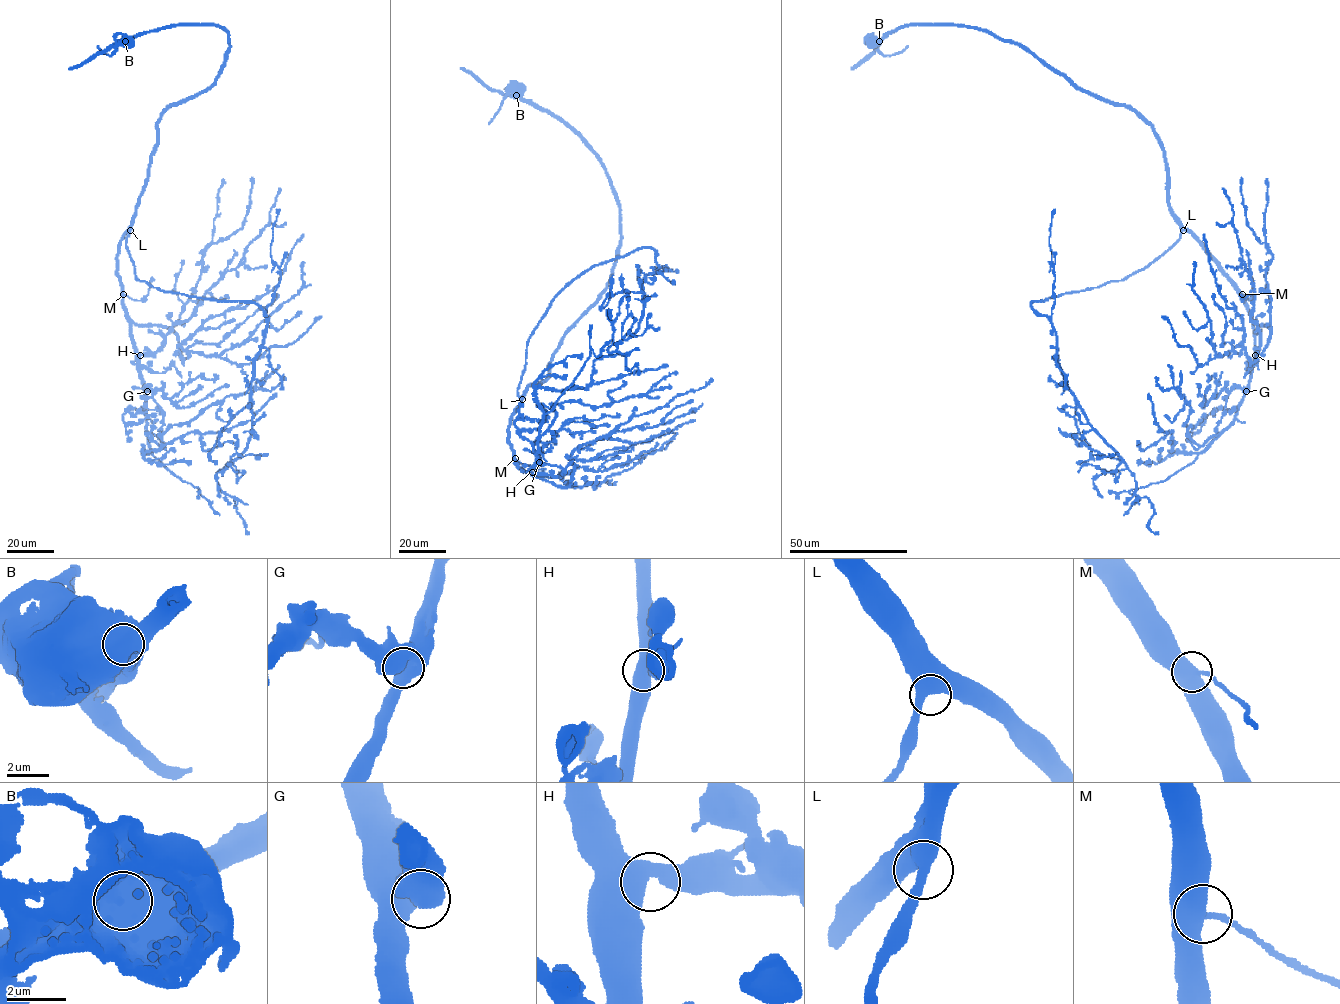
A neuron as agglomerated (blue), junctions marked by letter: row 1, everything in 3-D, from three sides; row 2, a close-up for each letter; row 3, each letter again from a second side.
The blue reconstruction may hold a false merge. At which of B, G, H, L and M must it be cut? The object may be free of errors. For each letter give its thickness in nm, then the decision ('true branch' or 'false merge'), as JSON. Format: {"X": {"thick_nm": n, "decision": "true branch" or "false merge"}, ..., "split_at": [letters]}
{"B": {"thick_nm": 1300, "decision": "false merge"}, "G": {"thick_nm": 750, "decision": "true branch"}, "H": {"thick_nm": 600, "decision": "true branch"}, "L": {"thick_nm": 550, "decision": "true branch"}, "M": {"thick_nm": 500, "decision": "true branch"}, "split_at": ["B"]}

